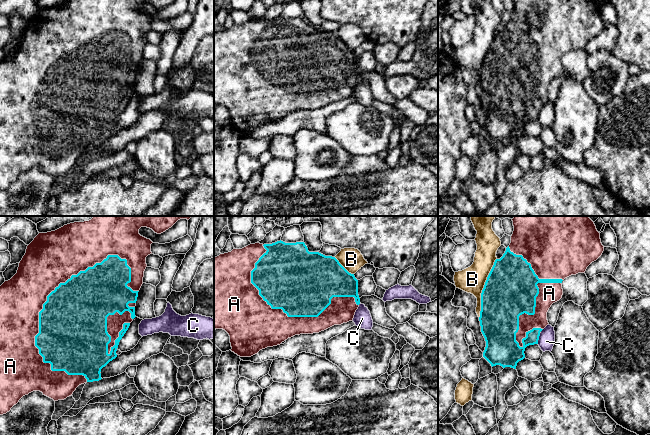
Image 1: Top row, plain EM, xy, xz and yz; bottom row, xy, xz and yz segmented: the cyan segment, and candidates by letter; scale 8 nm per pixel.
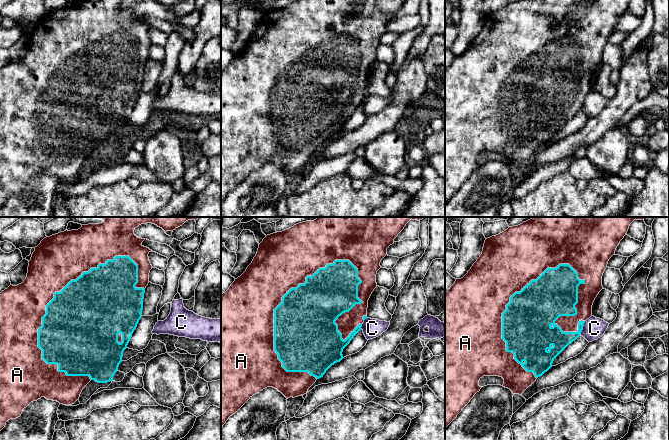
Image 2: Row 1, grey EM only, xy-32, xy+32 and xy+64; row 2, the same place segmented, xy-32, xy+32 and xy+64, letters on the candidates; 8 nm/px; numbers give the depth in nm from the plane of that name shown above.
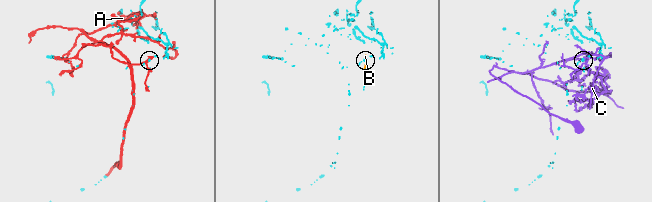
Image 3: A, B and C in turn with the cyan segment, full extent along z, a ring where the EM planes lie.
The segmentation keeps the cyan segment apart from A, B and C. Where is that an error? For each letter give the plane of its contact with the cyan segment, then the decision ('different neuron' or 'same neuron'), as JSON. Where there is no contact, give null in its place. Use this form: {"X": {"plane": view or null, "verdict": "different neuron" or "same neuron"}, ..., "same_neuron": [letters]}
{"A": {"plane": "xy", "verdict": "same neuron"}, "B": {"plane": "yz", "verdict": "different neuron"}, "C": {"plane": "yz", "verdict": "different neuron"}, "same_neuron": ["A"]}

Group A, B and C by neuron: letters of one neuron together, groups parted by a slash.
A / B / C

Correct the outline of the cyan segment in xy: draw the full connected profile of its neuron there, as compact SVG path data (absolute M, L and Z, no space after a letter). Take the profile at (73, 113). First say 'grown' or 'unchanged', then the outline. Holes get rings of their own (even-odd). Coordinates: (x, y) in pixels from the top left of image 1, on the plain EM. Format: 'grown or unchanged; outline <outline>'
grown; outline M67 0L63 3L39 9L27 22L26 29L19 39L17 49L0 62L0 191L6 190L19 176L33 167L40 167L54 177L71 172L76 164L86 158L101 156L101 145L117 133L120 116L128 106L135 92L138 68L143 60L146 33L151 28L150 15L139 10L141 3L161 10L174 0Z

